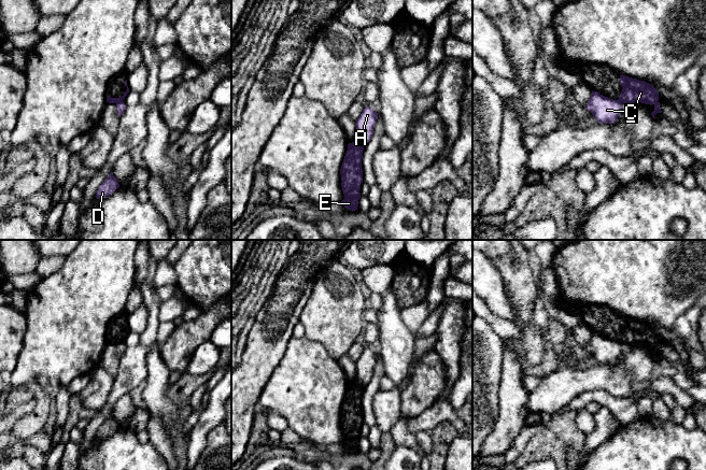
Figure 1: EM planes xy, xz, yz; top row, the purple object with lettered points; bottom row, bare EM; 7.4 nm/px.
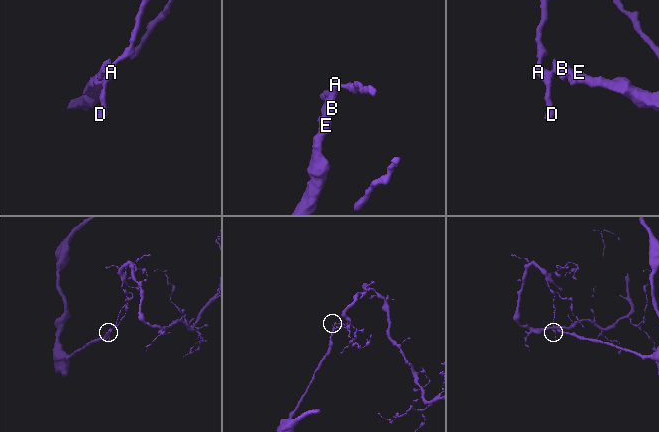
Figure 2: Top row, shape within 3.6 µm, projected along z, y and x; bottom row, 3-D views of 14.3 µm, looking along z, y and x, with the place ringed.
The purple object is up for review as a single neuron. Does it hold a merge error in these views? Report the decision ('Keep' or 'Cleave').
Cleave

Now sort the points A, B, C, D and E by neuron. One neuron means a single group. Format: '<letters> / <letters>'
A C D / B E

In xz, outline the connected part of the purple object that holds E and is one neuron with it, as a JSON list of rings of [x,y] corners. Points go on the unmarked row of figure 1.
[[[355,383],[348,385],[348,391],[345,394],[340,415],[341,415],[341,428],[344,436],[344,440],[340,443],[345,450],[355,452],[358,447],[358,441],[361,439],[361,425],[363,424],[363,399],[364,388]]]

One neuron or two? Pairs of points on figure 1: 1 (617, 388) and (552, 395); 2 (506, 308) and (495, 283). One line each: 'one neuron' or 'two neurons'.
1: one neuron
2: one neuron

